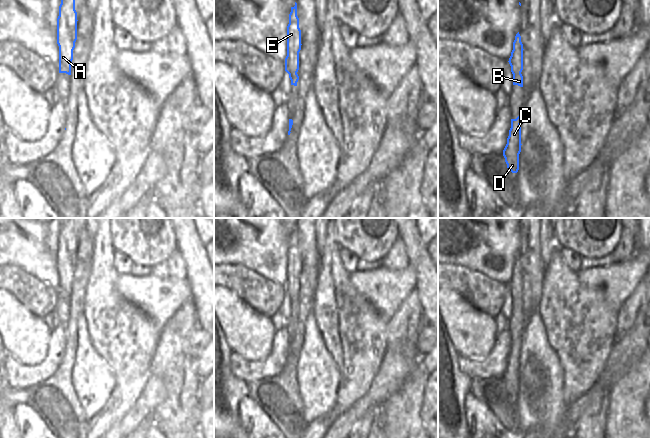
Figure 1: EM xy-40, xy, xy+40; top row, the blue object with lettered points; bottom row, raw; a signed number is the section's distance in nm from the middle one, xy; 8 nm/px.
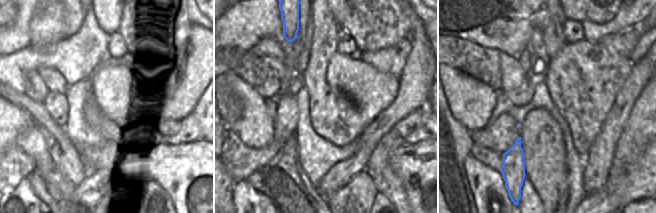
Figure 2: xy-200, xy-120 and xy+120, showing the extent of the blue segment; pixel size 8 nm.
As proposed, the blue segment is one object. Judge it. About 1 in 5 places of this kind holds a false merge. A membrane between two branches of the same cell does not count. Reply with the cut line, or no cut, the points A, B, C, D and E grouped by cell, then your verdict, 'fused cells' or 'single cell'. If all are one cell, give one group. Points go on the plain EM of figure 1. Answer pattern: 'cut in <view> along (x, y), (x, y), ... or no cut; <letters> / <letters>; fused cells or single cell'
no cut; A B C D E; single cell

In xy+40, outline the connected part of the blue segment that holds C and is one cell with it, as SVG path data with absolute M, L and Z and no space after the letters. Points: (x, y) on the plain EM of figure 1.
M521 341L511 343L511 352L507 362L507 368L503 374L503 380L507 388L507 392L512 397L519 394L519 378L521 376Z

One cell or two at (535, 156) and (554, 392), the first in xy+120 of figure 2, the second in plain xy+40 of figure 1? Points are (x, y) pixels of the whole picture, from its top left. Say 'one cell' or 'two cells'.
two cells

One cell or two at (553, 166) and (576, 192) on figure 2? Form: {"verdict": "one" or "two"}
{"verdict": "two"}

